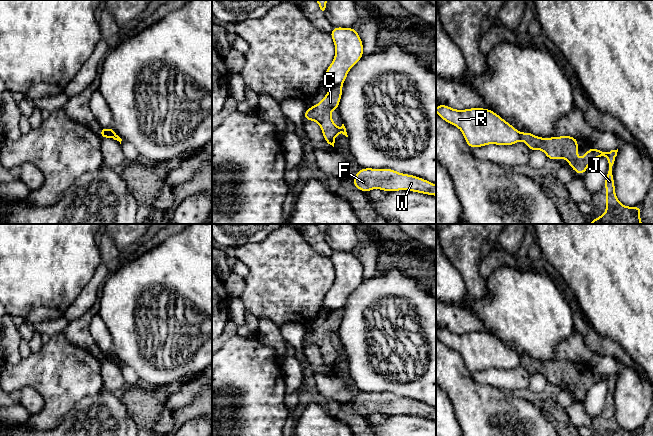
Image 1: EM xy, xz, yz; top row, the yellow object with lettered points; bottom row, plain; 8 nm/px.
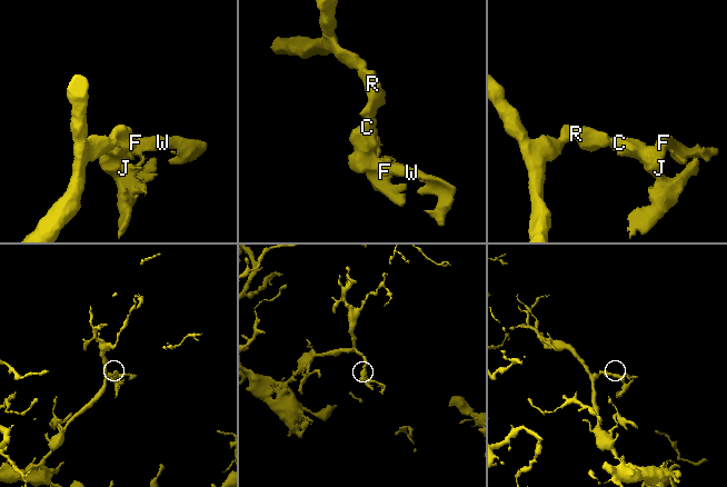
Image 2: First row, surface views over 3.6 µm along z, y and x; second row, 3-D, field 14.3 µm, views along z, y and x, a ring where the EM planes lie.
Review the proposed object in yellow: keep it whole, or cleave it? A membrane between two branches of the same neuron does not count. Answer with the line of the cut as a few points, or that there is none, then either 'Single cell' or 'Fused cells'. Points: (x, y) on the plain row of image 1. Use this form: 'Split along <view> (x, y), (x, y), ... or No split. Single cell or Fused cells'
Split along xz (340, 308), (330, 311). Fused cells

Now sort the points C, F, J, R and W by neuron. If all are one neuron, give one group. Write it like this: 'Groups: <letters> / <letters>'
Groups: C F J W / R

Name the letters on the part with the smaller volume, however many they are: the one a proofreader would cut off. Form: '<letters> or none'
C, F, J, W

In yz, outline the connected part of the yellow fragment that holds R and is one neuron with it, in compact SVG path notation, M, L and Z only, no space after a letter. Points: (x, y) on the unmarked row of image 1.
M438 328L436 337L444 345L461 354L469 372L483 371L488 368L514 369L522 363L521 357L515 351L490 333L456 334Z

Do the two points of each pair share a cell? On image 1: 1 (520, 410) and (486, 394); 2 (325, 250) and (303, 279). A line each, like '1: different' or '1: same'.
1: same
2: different

